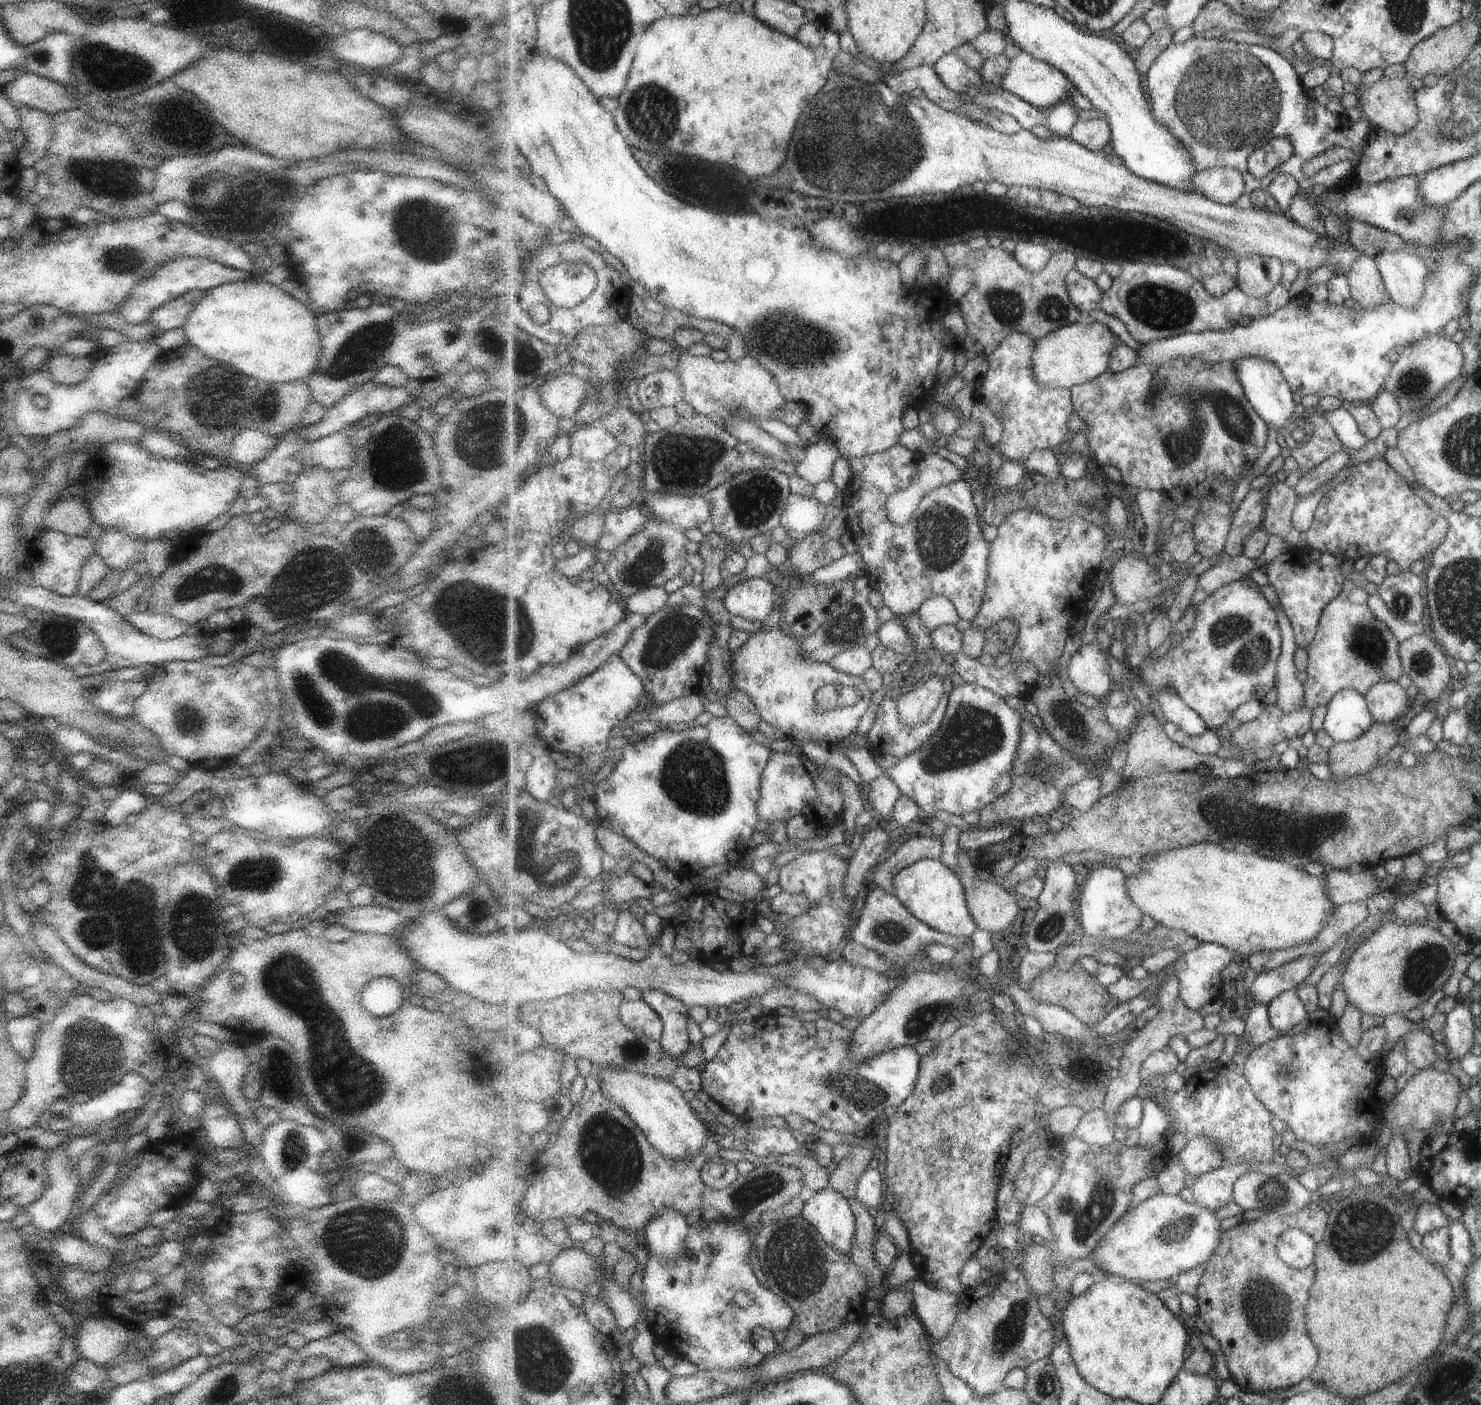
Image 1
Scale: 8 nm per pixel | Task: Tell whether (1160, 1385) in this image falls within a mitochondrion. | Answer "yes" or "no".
no

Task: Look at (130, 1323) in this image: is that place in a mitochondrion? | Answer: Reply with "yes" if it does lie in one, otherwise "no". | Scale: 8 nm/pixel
no

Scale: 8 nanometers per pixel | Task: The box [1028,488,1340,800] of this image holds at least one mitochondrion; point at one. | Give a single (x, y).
(1250, 652)

